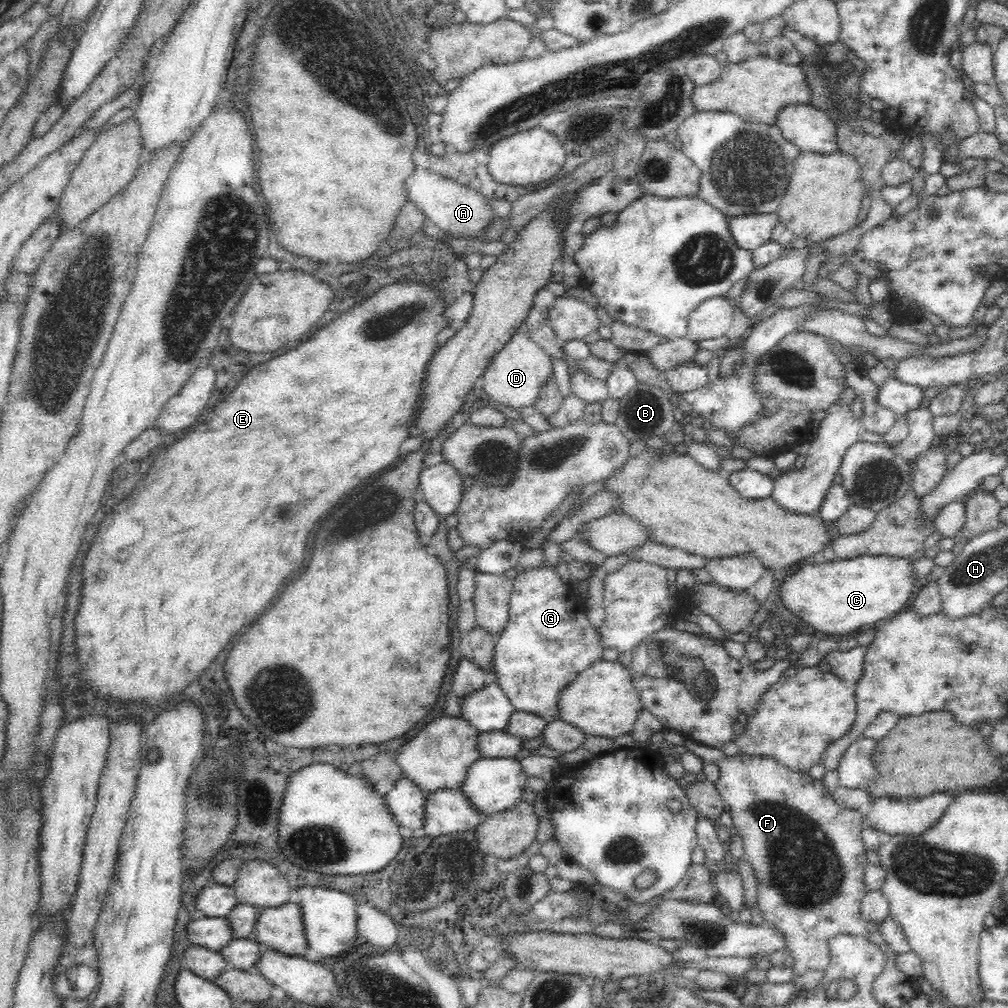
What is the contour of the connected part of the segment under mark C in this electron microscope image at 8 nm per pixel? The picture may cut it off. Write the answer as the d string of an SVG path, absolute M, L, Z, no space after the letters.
M832 555L827 557L827 560L824 562L807 562L805 564L799 565L796 567L796 571L791 572L787 571L785 573L785 578L782 580L779 586L779 598L781 604L785 606L794 616L802 618L806 624L812 626L816 631L826 634L827 636L836 635L848 635L848 632L854 632L861 628L862 631L868 629L862 629L862 626L868 626L868 624L876 624L878 620L882 618L891 618L894 615L900 613L902 610L907 608L908 596L912 594L912 588L914 588L914 575L912 575L912 564L910 564L910 558L915 559L915 557L893 557L893 556L872 556L872 555L862 555L856 558L848 559L837 559Z

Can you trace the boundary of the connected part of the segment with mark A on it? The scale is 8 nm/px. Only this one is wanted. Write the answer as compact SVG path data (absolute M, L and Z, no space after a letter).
M416 170L414 174L408 176L403 183L407 192L407 202L414 204L422 213L428 224L432 224L442 231L456 237L457 239L482 236L484 231L491 227L491 222L496 217L491 209L491 201L481 196L475 189L467 185L457 184L454 180L445 178L440 174L428 174L426 170Z

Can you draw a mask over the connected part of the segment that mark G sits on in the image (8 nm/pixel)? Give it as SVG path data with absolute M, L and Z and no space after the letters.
M548 543L543 548L542 557L542 564L536 568L517 568L508 598L508 622L500 635L495 637L493 670L495 683L504 691L516 712L535 713L549 723L559 719L559 693L580 672L602 659L604 647L598 628L586 618L585 598L577 594L573 585L564 583L558 574L555 566L561 559L560 545Z

